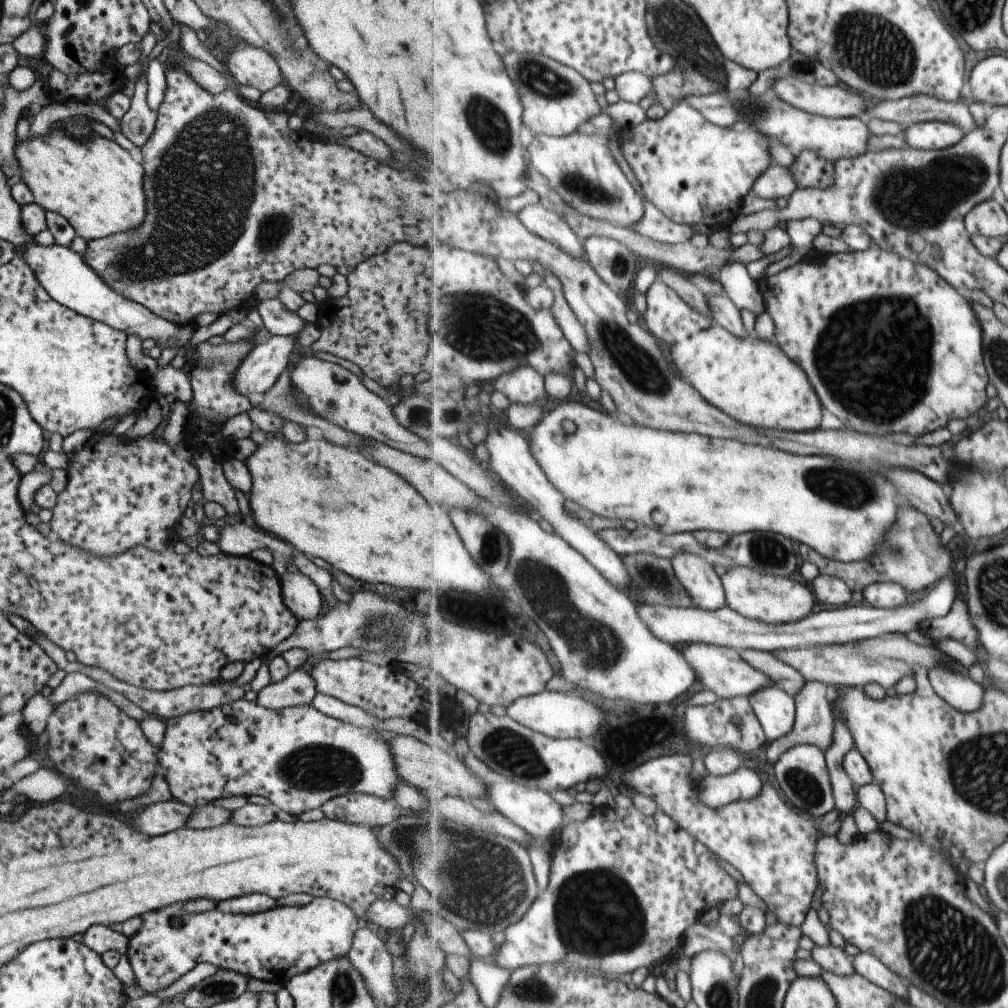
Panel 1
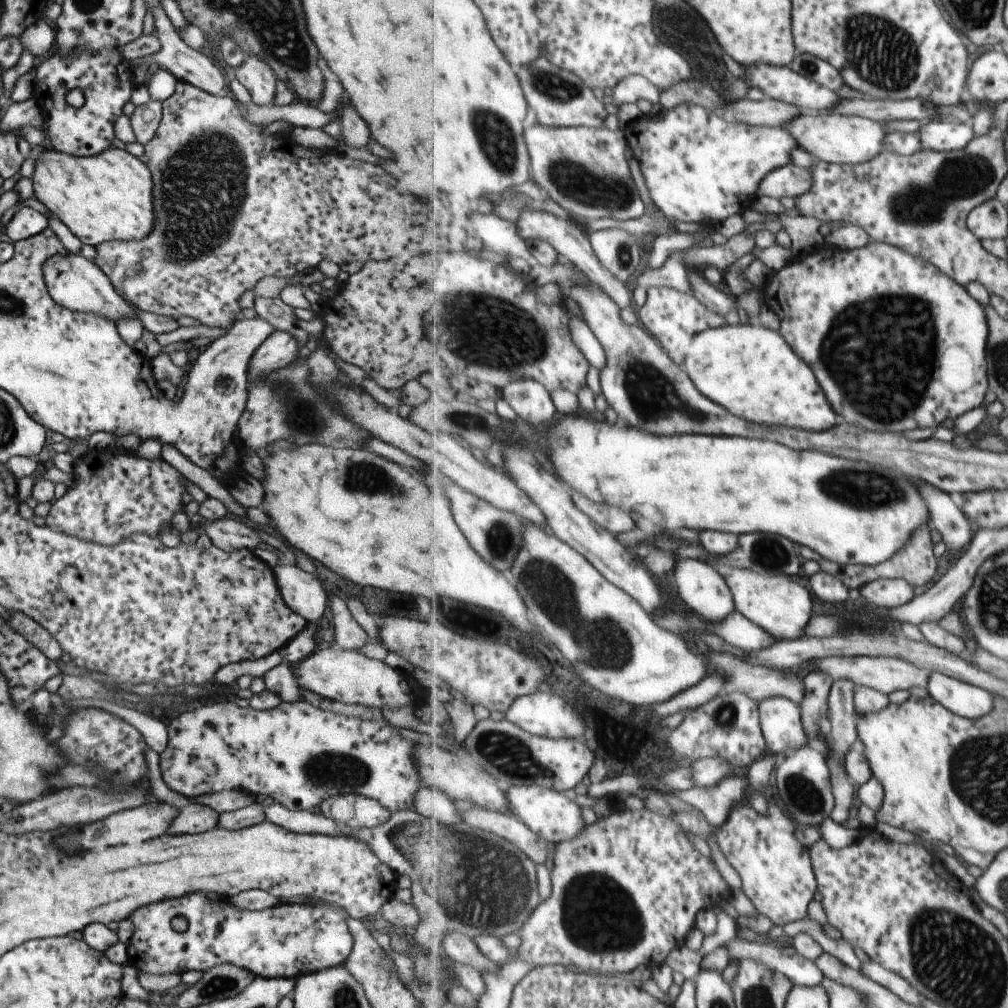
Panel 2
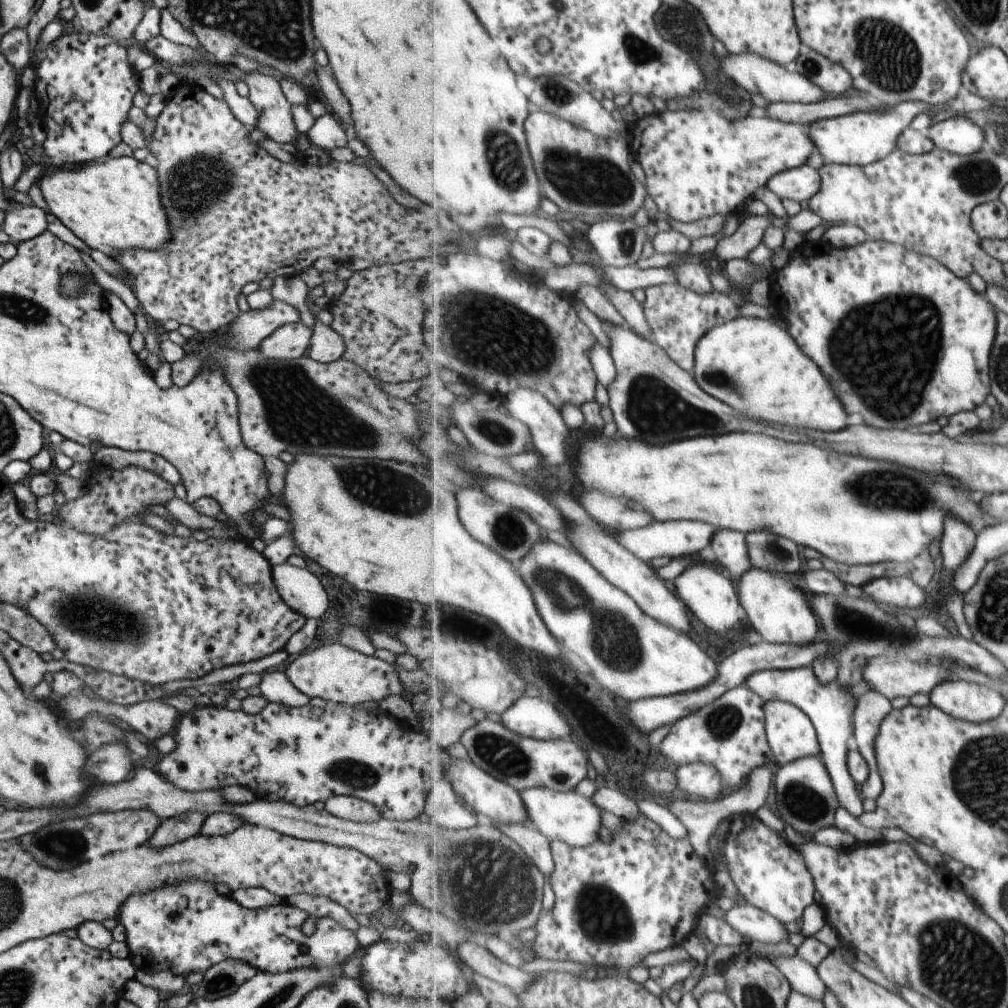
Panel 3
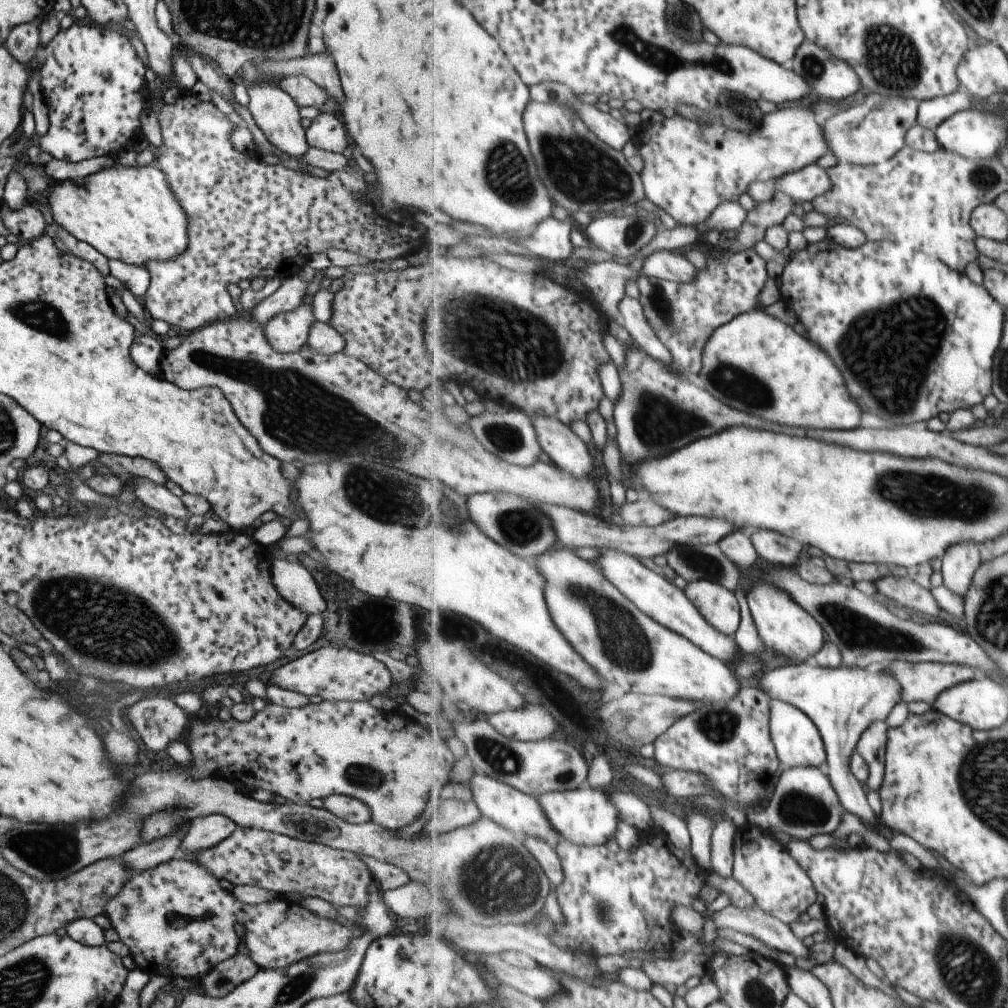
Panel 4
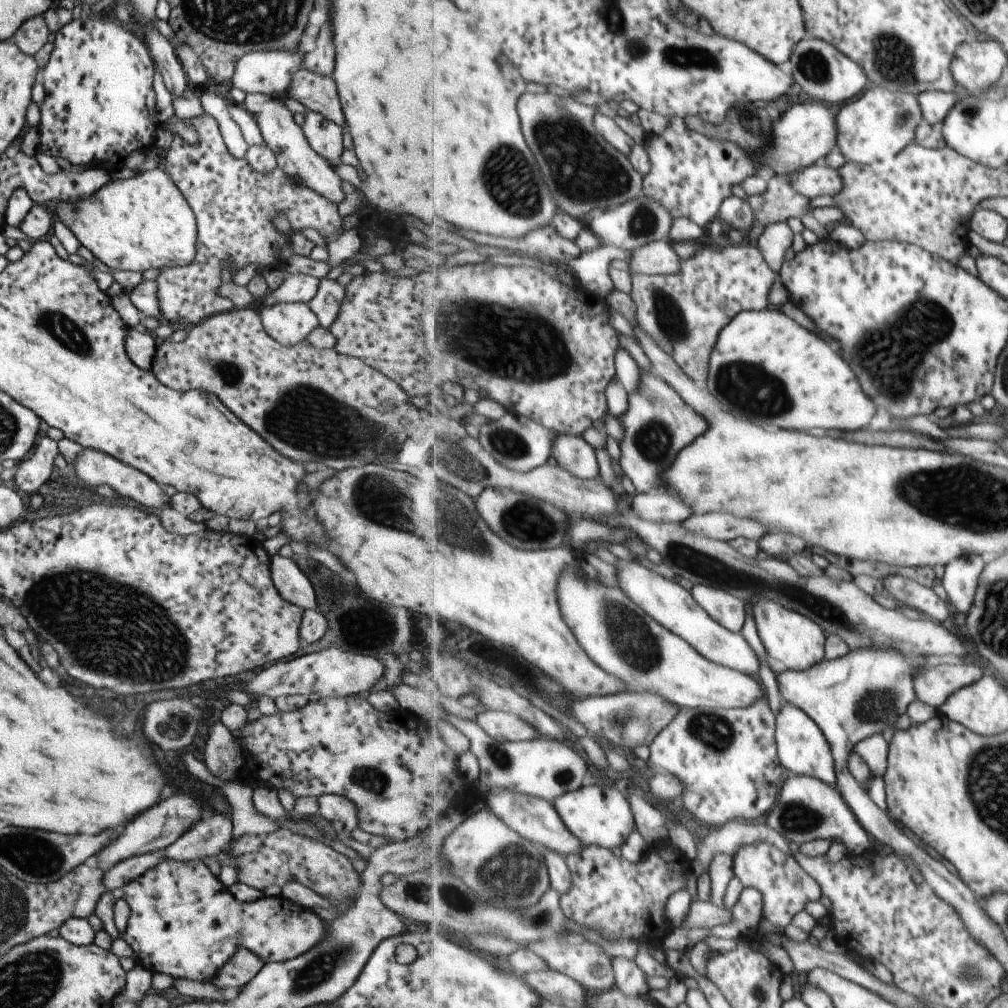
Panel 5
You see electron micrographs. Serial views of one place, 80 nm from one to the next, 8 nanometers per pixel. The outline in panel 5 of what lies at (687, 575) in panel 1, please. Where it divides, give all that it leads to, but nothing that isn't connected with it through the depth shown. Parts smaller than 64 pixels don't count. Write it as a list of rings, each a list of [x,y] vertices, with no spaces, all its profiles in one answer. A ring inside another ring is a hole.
[[[694,585],[692,595],[714,621],[738,633],[745,624],[746,604],[734,594],[711,585]]]

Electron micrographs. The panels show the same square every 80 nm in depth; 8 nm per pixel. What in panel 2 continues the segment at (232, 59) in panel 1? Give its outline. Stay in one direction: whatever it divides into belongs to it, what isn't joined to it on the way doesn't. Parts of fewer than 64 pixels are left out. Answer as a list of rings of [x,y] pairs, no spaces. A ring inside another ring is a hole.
[[[242,54],[239,65],[233,69],[235,78],[249,92],[251,103],[259,106],[274,104],[276,79],[262,58]]]

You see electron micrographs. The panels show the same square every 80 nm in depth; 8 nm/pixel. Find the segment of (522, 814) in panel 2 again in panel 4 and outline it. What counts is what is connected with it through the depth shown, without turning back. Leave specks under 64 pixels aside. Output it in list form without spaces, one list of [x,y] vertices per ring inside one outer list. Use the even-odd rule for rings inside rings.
[[[584,785],[570,791],[543,793],[537,800],[548,816],[548,821],[561,837],[570,843],[589,847],[603,845],[609,838],[613,838],[617,830],[617,820],[623,820],[623,814],[617,810],[616,804],[612,802],[608,794],[608,792]]]

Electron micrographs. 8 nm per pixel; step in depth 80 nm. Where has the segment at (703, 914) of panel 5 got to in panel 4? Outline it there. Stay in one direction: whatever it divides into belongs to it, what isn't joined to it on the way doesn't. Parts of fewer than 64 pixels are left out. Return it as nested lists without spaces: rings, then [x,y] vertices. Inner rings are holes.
[[[727,905],[714,914],[713,923],[750,934],[771,949],[792,954],[795,960],[808,957],[809,947],[793,934],[789,925],[765,912],[759,905],[751,909]]]

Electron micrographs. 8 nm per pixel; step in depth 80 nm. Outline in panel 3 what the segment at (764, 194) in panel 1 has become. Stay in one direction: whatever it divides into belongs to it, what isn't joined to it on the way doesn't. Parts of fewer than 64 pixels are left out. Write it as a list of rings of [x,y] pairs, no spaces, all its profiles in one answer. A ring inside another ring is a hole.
[[[807,164],[774,174],[766,187],[780,199],[798,202],[809,200],[821,188],[822,178],[818,169]]]

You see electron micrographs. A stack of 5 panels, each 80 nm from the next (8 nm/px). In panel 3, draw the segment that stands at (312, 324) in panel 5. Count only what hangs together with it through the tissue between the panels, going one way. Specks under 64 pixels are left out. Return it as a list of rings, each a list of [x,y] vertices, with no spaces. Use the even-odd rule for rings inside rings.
[[[288,323],[277,327],[264,338],[258,351],[270,361],[284,361],[299,358],[307,353],[311,331],[301,323]]]

